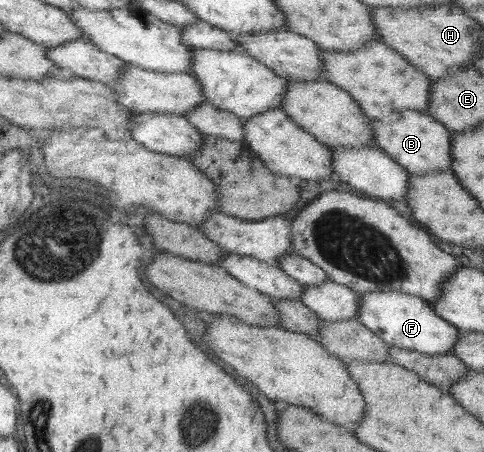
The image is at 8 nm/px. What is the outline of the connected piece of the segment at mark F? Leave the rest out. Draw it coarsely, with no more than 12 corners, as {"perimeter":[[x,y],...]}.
{"perimeter":[[358,294],[357,322],[389,346],[449,354],[459,329],[429,301]]}

